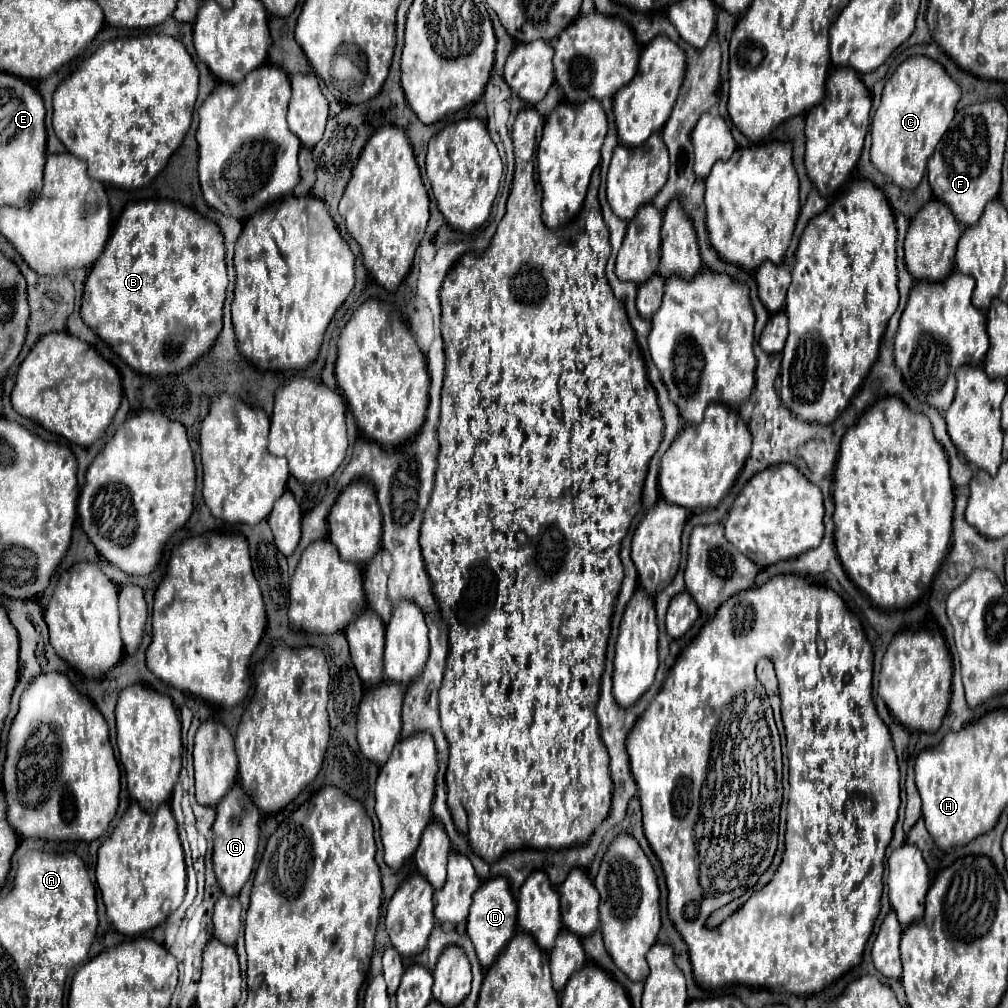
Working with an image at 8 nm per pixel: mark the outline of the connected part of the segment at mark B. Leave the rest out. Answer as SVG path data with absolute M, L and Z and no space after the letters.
M168 200L130 203L122 211L100 259L92 265L92 273L86 277L82 319L136 373L170 375L188 369L208 353L222 331L222 307L228 285L224 255L220 227L198 211Z

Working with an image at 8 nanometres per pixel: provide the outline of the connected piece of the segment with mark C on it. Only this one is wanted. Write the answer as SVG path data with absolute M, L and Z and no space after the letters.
M920 55L900 63L884 85L882 103L872 121L870 159L876 169L900 189L916 189L926 171L928 157L932 157L956 113L960 95L960 85L934 59Z

